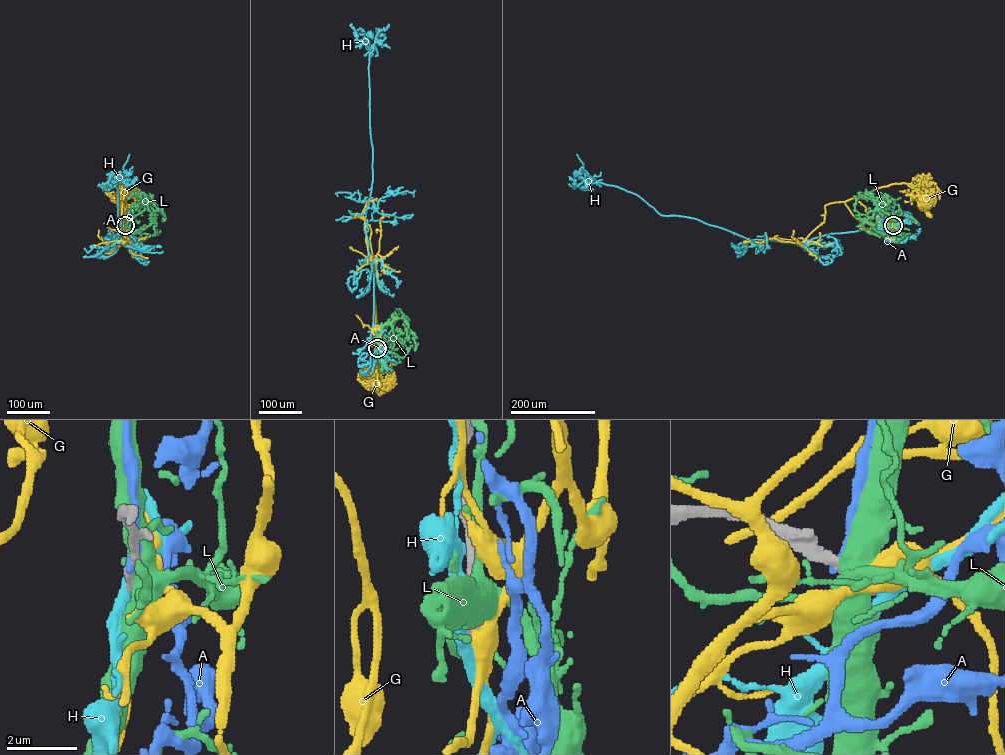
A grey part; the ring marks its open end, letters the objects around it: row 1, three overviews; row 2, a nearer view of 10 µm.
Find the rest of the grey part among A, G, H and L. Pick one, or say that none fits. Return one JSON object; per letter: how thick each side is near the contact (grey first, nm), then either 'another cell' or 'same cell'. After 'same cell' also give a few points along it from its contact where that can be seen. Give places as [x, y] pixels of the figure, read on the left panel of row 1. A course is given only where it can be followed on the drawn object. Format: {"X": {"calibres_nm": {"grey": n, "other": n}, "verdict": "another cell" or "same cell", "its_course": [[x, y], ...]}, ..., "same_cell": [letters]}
{"A": {"calibres_nm": {"grey": 260, "other": 190}, "verdict": "another cell"}, "G": {"calibres_nm": {"grey": 360, "other": 480}, "verdict": "another cell"}, "H": {"calibres_nm": {"grey": 320, "other": 360}, "verdict": "another cell"}, "L": {"calibres_nm": {"grey": 420, "other": 550}, "verdict": "another cell"}, "same_cell": []}

